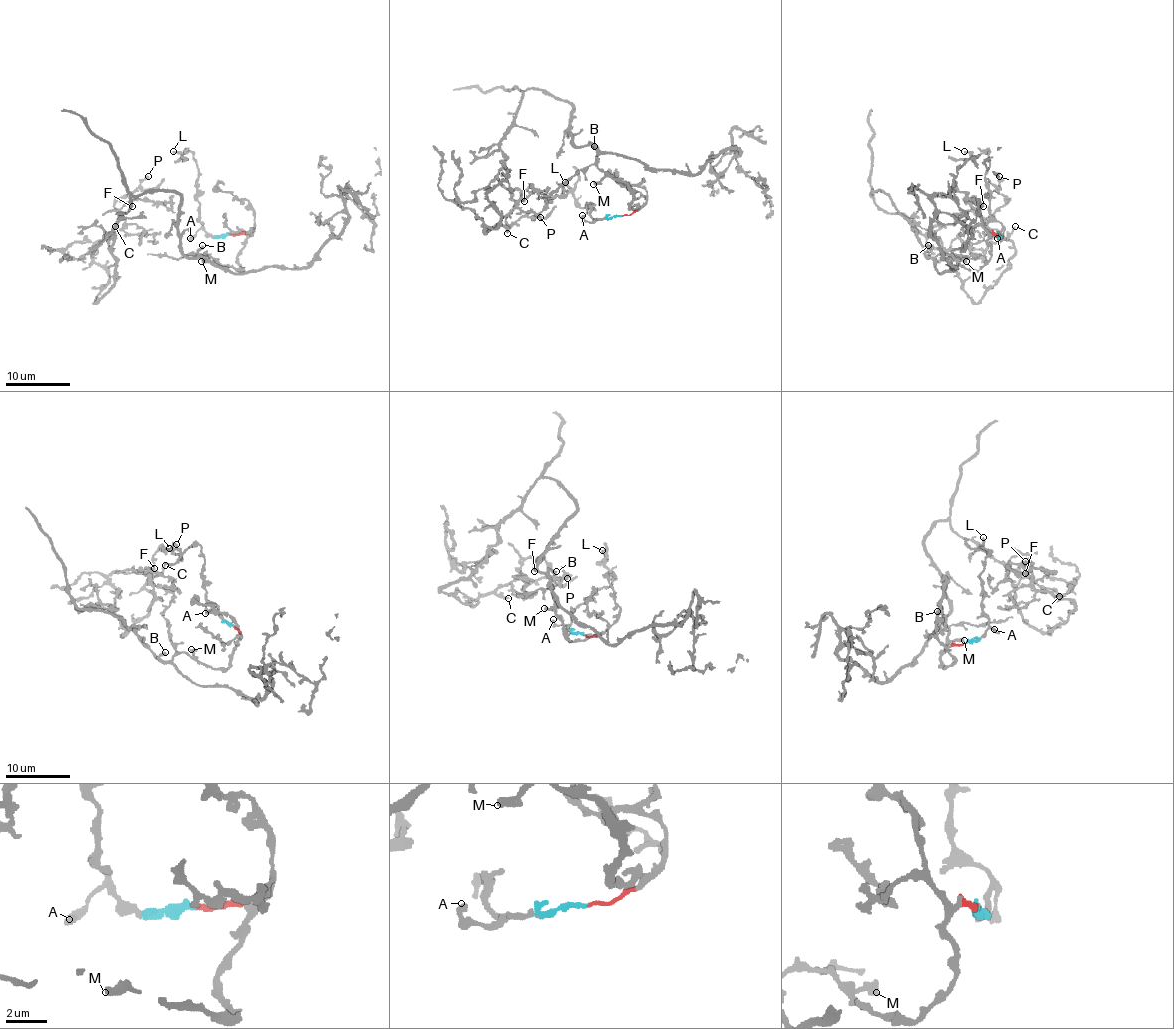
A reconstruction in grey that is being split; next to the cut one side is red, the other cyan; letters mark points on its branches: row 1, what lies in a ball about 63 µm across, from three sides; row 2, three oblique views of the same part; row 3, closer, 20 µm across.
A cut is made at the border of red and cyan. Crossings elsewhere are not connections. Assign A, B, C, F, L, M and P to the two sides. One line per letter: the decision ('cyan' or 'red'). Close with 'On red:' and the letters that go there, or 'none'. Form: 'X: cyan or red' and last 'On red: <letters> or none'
A: cyan
B: red
C: red
F: red
L: cyan
M: red
P: red
On red: B, C, F, M, P

